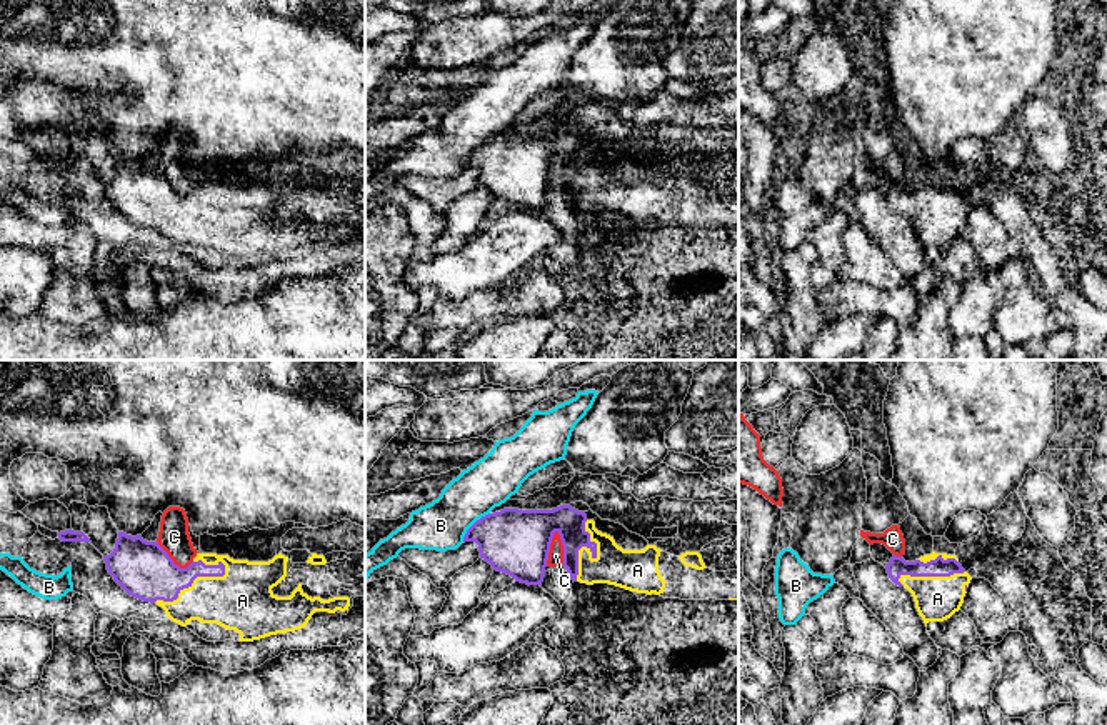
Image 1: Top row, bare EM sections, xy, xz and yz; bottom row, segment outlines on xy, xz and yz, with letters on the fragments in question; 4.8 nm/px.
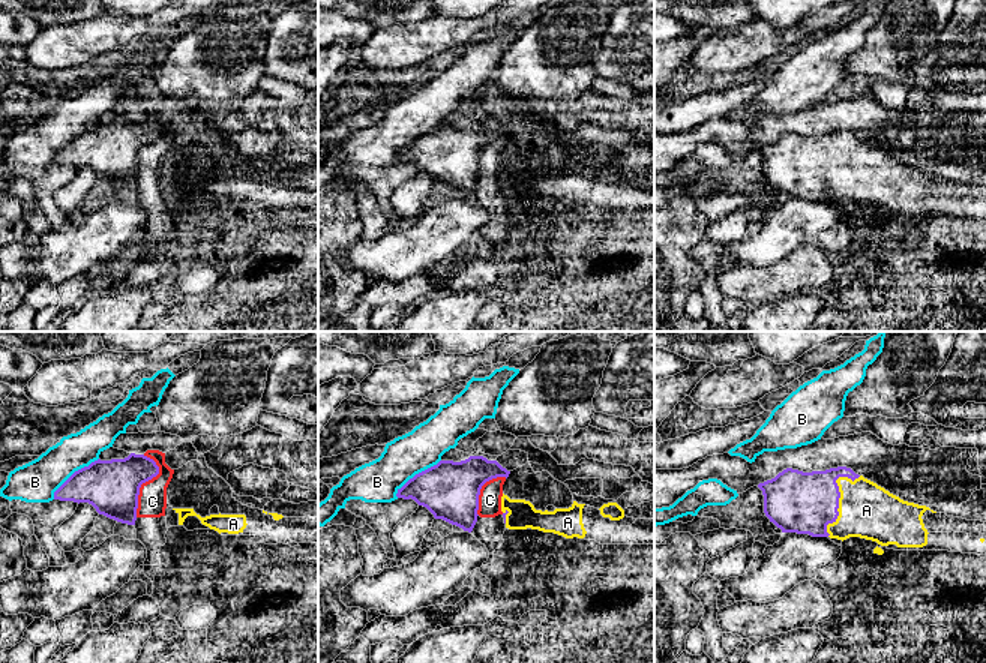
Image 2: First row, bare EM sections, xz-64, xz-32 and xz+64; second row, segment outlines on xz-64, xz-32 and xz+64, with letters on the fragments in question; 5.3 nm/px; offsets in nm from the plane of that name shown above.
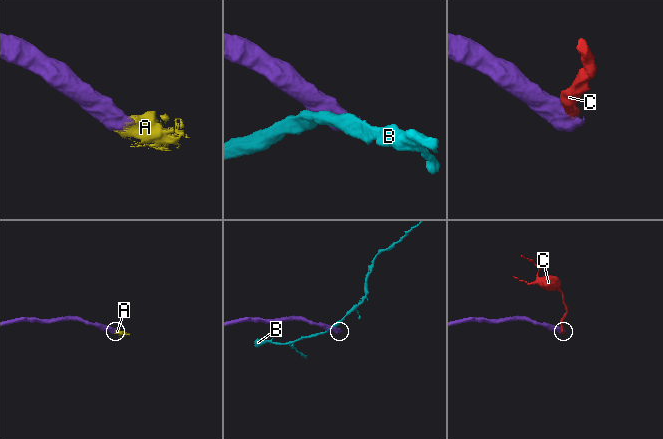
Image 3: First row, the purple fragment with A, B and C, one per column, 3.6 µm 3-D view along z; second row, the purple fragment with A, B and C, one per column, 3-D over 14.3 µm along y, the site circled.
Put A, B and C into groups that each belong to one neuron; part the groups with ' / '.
A / B / C

